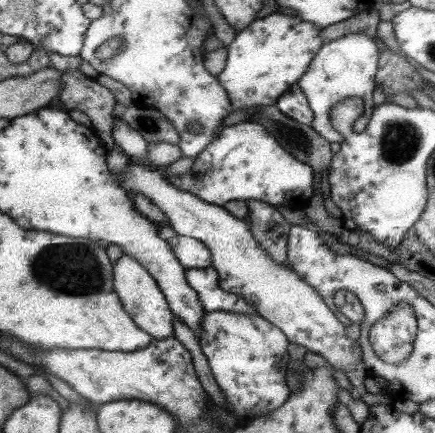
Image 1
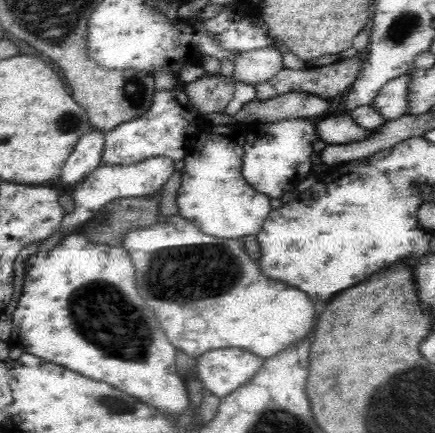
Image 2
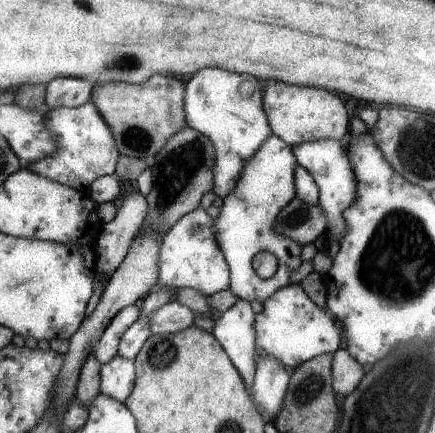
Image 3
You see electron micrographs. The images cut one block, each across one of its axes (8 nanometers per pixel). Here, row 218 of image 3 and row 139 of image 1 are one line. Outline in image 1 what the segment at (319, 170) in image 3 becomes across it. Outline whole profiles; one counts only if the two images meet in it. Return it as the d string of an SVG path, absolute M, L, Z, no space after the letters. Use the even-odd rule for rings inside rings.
M347 34L339 40L331 40L327 44L323 42L321 50L311 60L311 66L299 78L297 84L303 90L303 94L309 102L309 108L313 110L313 118L315 118L311 122L311 128L319 136L323 136L323 140L327 140L327 144L343 142L343 136L339 132L335 132L329 124L329 112L337 102L341 102L345 98L361 98L365 104L365 112L355 120L353 132L363 132L367 128L367 122L371 120L371 114L375 110L375 106L371 102L371 94L375 90L375 74L377 74L377 66L379 66L379 56L381 54L371 36Z

